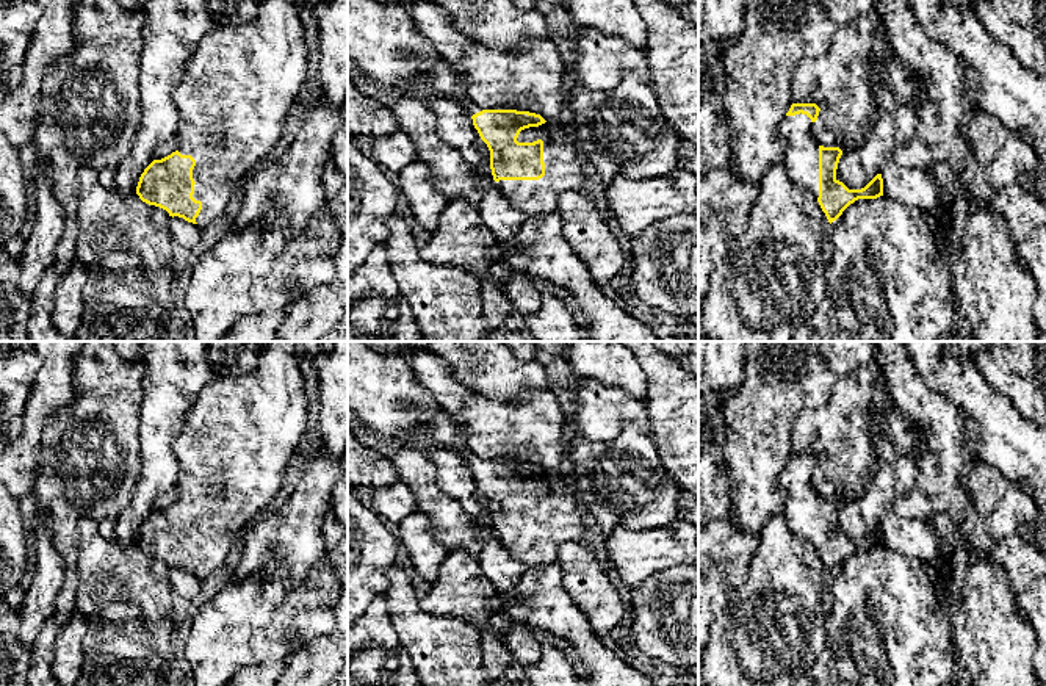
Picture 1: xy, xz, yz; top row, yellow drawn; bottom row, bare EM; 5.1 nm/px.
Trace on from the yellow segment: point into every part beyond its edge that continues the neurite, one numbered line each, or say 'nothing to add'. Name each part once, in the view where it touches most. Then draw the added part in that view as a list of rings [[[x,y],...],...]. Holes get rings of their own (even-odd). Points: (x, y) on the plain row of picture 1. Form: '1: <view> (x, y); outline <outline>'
1: xz (562, 523); outline [[[545,473],[520,482],[518,493],[543,492],[545,526],[539,531],[500,531],[500,542],[528,567],[543,567],[557,561],[565,542],[578,542],[584,536],[581,504],[573,492],[572,479],[559,473]]]

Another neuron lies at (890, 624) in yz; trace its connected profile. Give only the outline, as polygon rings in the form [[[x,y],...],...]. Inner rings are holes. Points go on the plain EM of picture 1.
[[[880,547],[858,550],[830,575],[833,595],[825,619],[825,645],[814,667],[795,686],[947,686],[958,670],[958,655],[952,636],[952,605],[949,581],[930,564]]]

